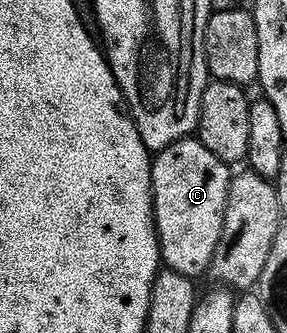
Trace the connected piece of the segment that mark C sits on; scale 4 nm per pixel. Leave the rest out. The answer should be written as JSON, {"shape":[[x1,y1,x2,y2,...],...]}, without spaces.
{"shape":[[184,138,154,153,151,162,151,207,155,218,155,232,159,235,159,255,170,271,192,278,206,273,211,266,213,250,223,229,223,215,233,172,217,154,205,150,198,138]]}

